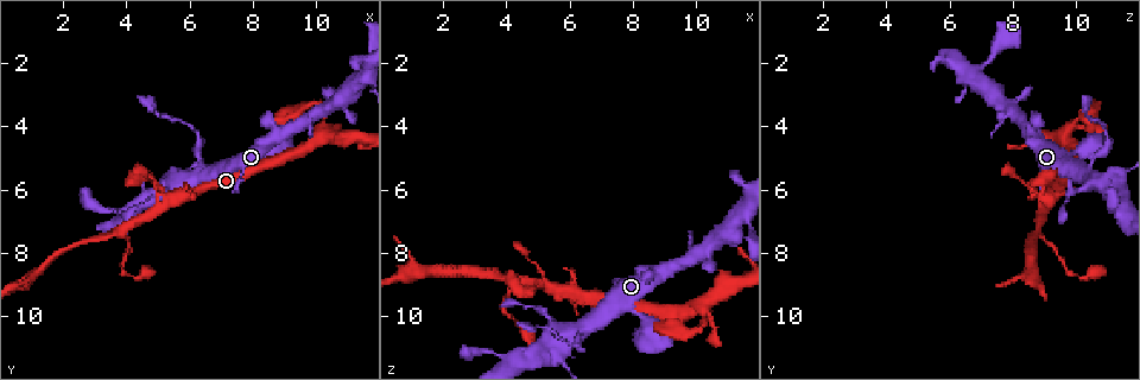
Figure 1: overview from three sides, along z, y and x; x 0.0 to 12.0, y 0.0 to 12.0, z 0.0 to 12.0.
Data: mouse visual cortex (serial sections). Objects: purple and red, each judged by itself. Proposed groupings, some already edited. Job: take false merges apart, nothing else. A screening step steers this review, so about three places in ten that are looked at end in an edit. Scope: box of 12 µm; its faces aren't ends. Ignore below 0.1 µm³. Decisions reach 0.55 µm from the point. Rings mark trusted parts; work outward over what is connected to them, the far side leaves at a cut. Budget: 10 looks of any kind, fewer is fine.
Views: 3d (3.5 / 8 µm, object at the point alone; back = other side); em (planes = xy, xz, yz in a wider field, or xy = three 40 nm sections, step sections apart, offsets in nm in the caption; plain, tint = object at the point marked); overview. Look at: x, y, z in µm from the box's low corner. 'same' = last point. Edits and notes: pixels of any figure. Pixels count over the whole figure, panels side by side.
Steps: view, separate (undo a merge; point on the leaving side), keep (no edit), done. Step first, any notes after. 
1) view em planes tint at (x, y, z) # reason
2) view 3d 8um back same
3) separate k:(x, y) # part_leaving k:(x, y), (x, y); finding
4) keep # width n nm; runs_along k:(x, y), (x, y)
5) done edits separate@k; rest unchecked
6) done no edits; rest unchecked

view 3d 3.5um back at (5.5, 6.4, 9.1) # a fork

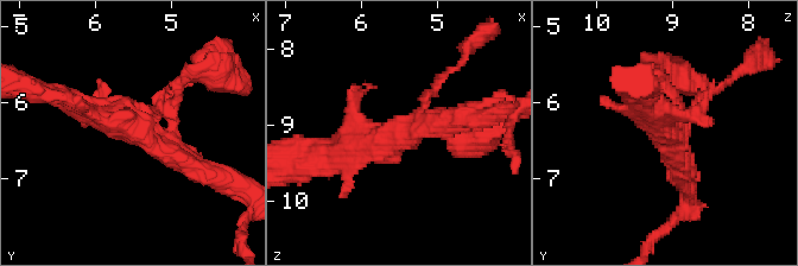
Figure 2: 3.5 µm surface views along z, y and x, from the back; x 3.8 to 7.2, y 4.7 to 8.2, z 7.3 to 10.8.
view em xy step 5 plain at (5.45, 6.35, 9.10) # shape alone is not enough

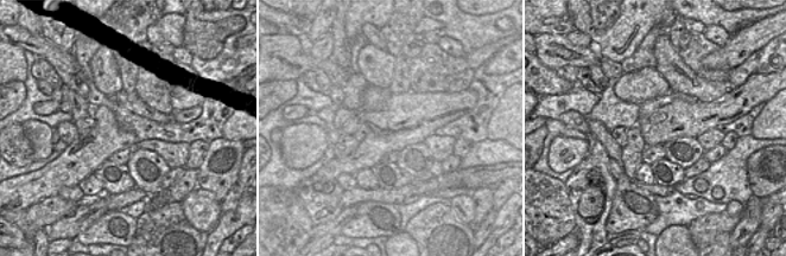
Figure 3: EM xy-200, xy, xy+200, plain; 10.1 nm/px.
view em xy step 5 tint same

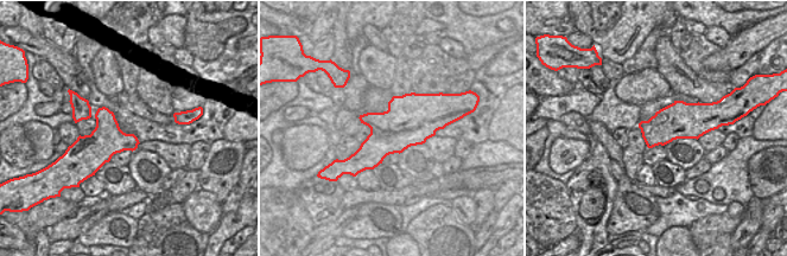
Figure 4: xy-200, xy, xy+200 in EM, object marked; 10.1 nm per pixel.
keep # width 550 nm; runs_along 2:(67, 100), (126, 119), (202, 170); all the same cell

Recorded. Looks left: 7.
view 3d 3.5um at (3.9, 7.3, 8.8) # three-way junction

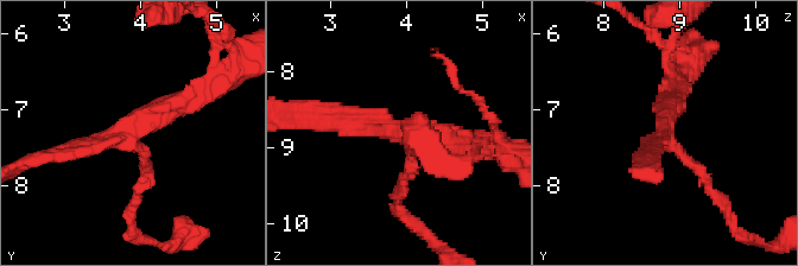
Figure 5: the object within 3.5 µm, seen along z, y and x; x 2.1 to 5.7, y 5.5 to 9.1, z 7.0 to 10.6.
view em xy step 5 tint at (3.85, 7.25, 8.85) # arms 3; arm_widths 150, 250, 300 nm; shape alone is not enough

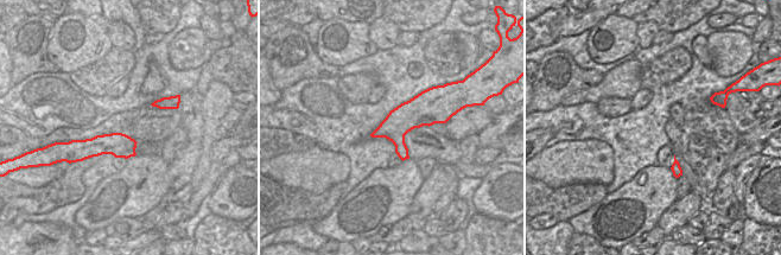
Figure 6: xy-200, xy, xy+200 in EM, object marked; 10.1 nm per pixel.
separate 5:(137, 191) # width 280 nm; part_leaving 5:(144, 159), (130, 229), (149, 240); a second cell is stuck on

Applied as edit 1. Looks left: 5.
view overview # redraw

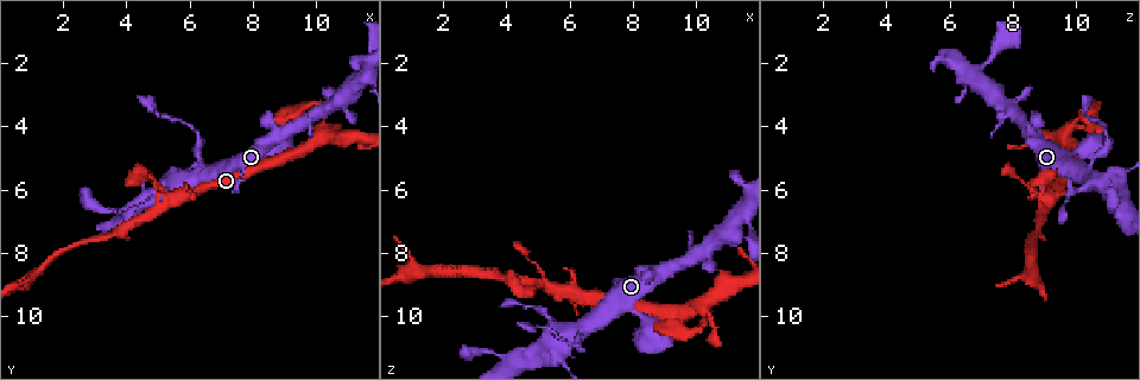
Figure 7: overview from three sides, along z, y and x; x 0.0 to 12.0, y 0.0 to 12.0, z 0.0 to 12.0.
view 3d 3.5um at (6.5, 5.5, 10.3) # a fork

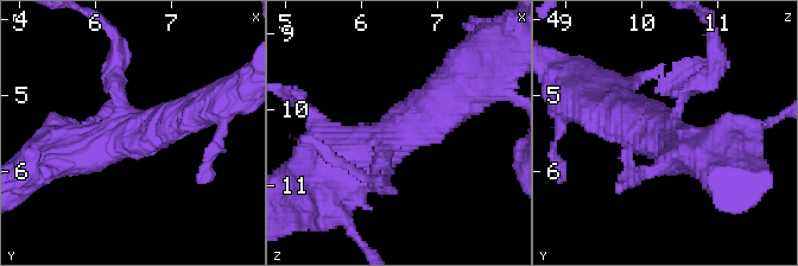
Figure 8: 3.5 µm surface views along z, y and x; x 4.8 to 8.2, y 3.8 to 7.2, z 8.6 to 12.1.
view em xy step 1 tint at (6.55, 5.50, 10.35) # arms 3; arm_widths 200, 500, 600 nm; need the tissue

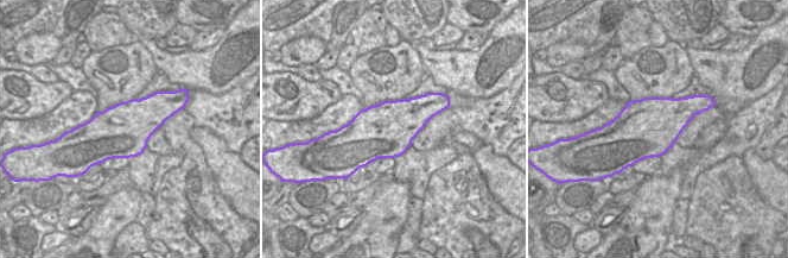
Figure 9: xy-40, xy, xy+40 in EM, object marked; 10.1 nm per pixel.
keep # runs_along 8:(461, 77), (403, 133), (337, 163); all the same cell

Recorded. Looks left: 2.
view 3d 3.5um at (10.1, 3.3, 10.4) # thin neck

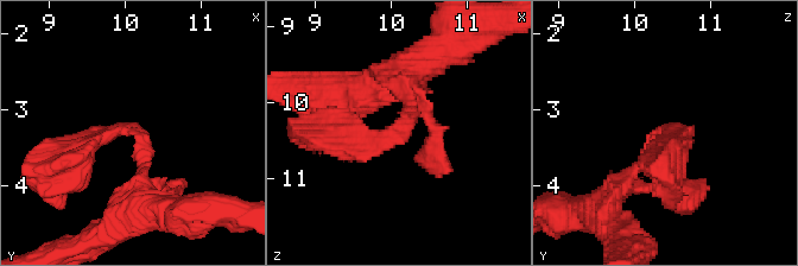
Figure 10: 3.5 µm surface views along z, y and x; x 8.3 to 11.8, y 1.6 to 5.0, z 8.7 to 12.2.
view em xy step 5 tint at (10.20, 3.25, 10.35) # need the tissue

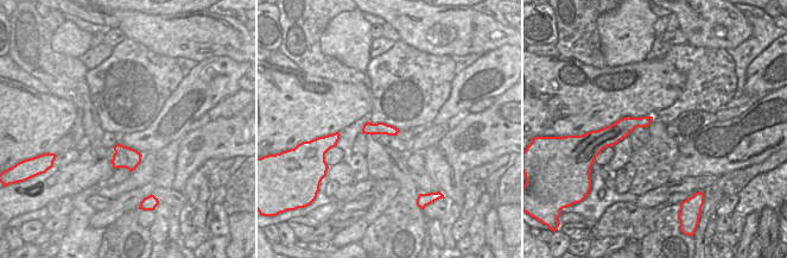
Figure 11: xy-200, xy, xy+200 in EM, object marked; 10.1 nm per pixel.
keep # runs_along 10:(406, 80), (406, 128), (341, 137); continuous, no second cell

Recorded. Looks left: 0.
done edits separate@5; rest unchecked

